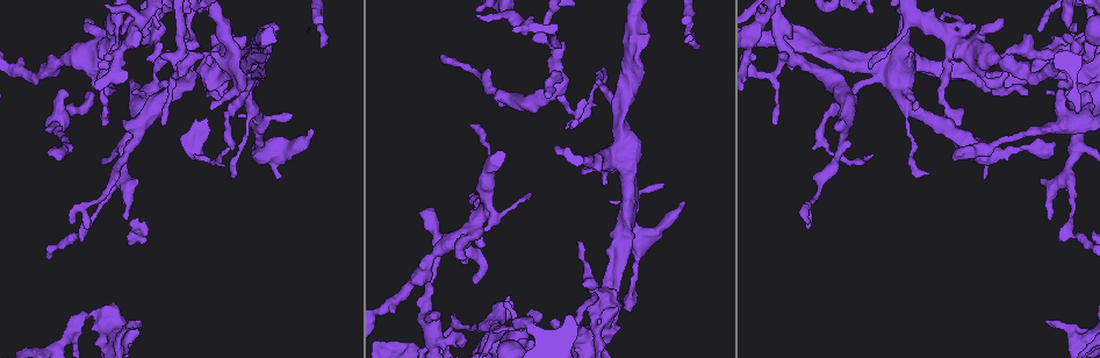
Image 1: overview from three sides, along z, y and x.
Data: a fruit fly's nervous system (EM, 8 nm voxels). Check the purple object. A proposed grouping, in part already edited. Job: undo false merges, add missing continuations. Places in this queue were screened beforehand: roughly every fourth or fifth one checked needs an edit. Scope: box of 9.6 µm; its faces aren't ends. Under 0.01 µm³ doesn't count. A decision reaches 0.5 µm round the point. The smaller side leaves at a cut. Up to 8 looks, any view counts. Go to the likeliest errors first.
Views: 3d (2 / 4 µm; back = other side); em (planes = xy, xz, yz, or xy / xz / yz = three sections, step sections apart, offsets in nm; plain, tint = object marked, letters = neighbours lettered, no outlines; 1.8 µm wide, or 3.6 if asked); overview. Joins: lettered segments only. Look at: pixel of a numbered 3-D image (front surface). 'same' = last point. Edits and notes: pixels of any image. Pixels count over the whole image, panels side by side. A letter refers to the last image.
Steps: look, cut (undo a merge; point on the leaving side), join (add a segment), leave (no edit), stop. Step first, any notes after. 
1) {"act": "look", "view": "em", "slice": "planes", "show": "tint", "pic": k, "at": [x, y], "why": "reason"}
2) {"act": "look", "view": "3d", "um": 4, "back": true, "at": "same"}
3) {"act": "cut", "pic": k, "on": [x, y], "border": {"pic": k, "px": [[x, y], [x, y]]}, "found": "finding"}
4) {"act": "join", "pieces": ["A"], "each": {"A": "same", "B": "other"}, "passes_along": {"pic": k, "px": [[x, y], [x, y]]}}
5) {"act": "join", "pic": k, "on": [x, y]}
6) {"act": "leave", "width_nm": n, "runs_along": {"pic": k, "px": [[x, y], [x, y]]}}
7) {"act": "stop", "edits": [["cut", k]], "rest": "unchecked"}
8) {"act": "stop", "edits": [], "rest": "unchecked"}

{"act": "look", "view": "3d", "um": 2, "pic": 1, "at": [1086, 339], "why": "thin arm on a thick one"}

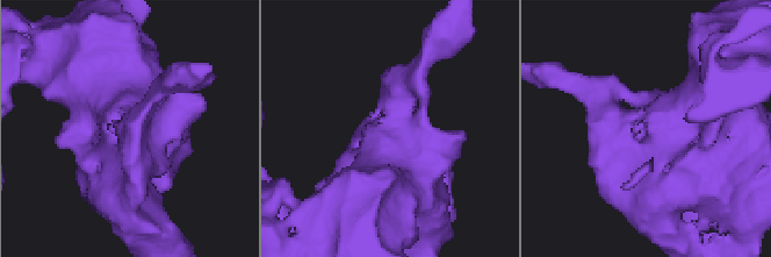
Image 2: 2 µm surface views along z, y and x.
{"act": "look", "view": "em", "slice": "planes", "show": "letters", "pic": 2, "at": [642, 124], "why": "shape alone is not enough"}

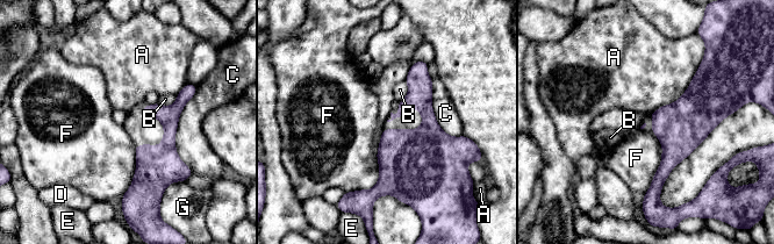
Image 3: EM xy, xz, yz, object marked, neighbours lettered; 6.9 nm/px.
{"act": "leave", "width_nm": 50, "each": {"A": "other", "B": "other", "C": "other", "D": "other", "E": "other", "F": "other", "G": "other"}, "found": "continuous, no second cell"}

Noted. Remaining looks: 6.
{"act": "look", "view": "3d", "um": 2, "pic": 1, "at": [90, 68], "why": "four or more arms meet"}

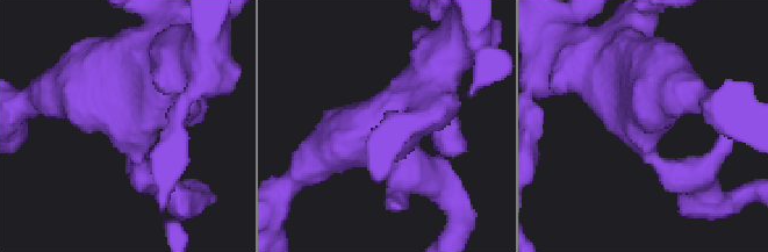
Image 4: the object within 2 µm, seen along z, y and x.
{"act": "look", "view": "em", "slice": "planes", "show": "letters", "pic": 4, "at": [649, 120], "why": "now the EM"}

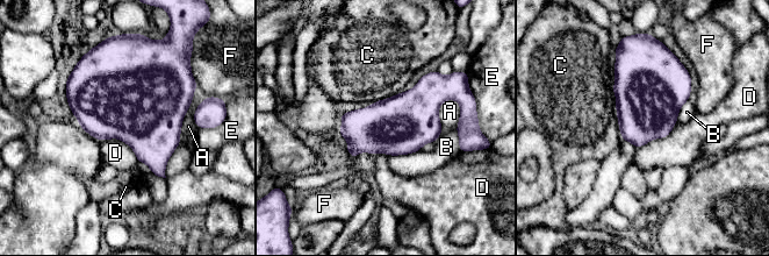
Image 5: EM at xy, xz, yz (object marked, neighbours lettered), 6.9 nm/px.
{"act": "leave", "width_nm": 420, "each": {"A": "other", "B": "other", "C": "other", "D": "other", "E": "other", "F": "other"}, "found": "all the same cell"}

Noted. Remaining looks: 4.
{"act": "look", "view": "em", "slice": "planes", "show": "plain", "pic": 1, "at": [518, 336], "why": "thick turns thin"}

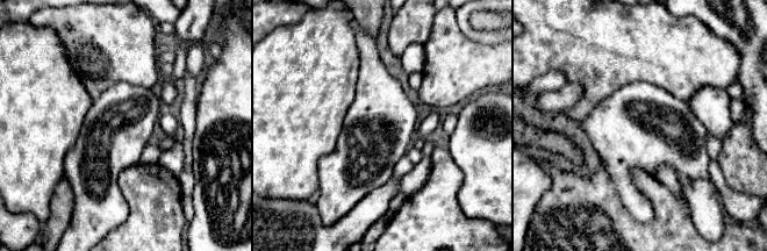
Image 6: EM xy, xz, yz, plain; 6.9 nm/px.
{"act": "look", "view": "em", "slice": "planes", "show": "letters", "at": "same"}

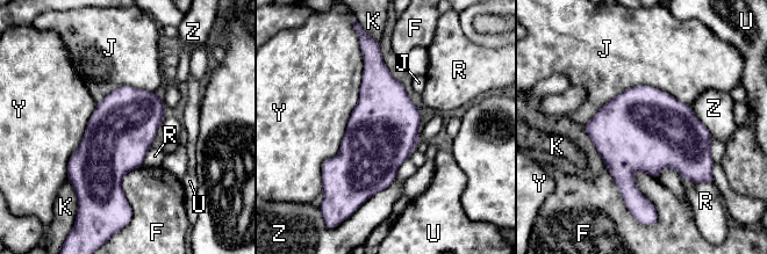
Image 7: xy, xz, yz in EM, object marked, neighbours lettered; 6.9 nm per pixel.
{"act": "leave", "width_nm": 460, "each": {"F": "other", "J": "other", "K": "other", "R": "other", "U": "other", "Y": "other", "Z": "other"}, "border": {"pic": 7, "px": [[151, 146], [142, 165]]}, "found": "continuous, no second cell"}

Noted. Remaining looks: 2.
{"act": "stop", "edits": [], "rest": "unchecked"}

